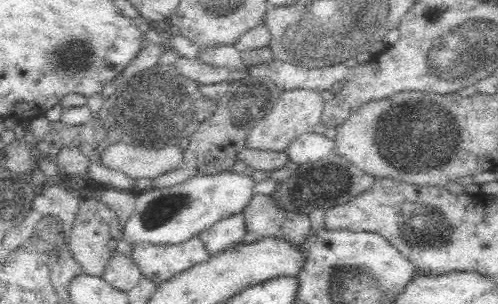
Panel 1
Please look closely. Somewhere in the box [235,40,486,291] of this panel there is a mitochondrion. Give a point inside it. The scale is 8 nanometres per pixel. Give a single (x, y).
(414, 137)

